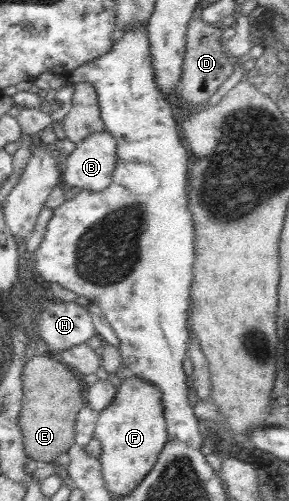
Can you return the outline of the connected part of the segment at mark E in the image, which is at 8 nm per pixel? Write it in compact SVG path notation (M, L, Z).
M36 354L24 363L21 374L23 399L17 427L23 435L23 450L29 459L39 464L53 464L65 458L75 442L75 421L84 407L81 378L63 362L50 354Z

